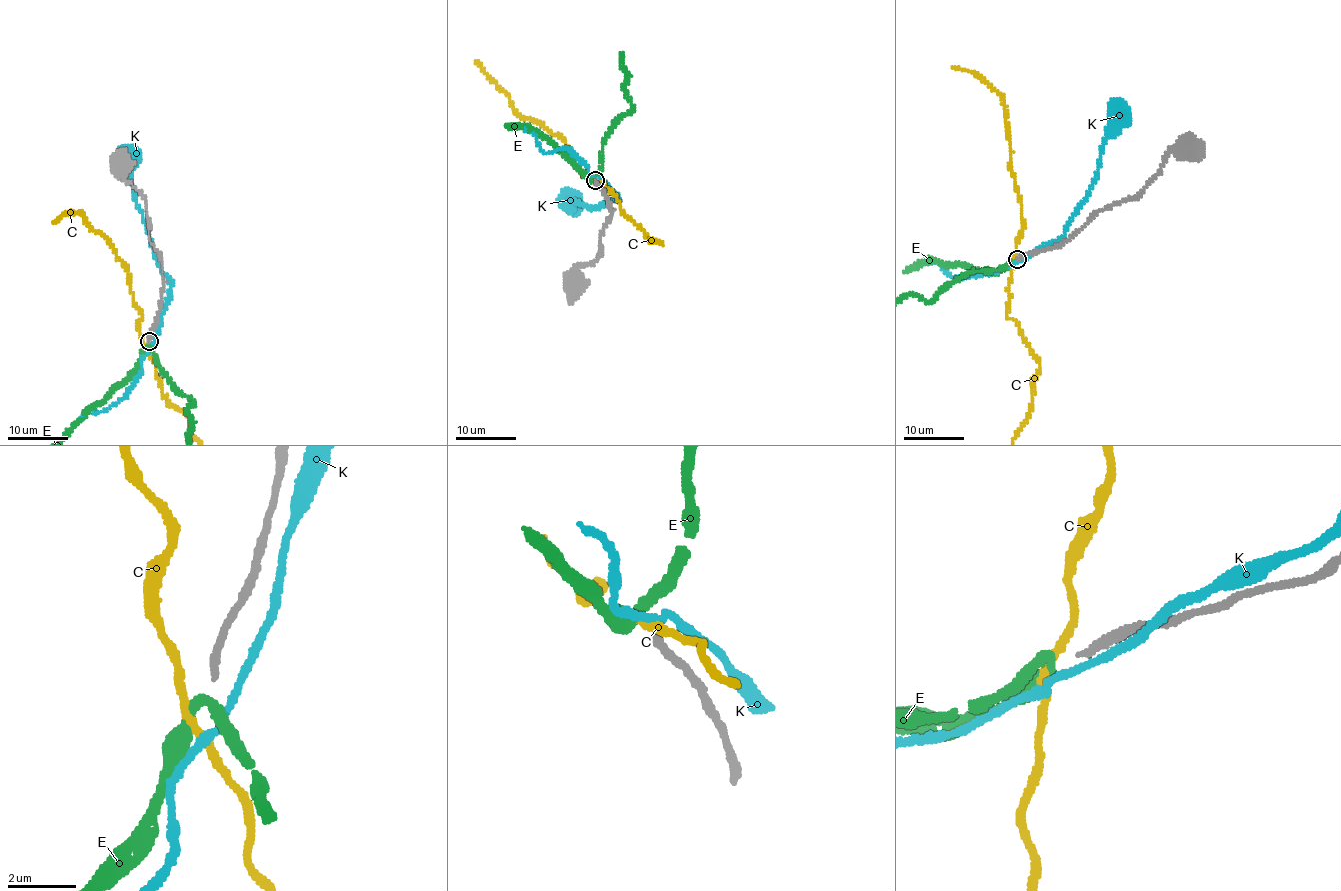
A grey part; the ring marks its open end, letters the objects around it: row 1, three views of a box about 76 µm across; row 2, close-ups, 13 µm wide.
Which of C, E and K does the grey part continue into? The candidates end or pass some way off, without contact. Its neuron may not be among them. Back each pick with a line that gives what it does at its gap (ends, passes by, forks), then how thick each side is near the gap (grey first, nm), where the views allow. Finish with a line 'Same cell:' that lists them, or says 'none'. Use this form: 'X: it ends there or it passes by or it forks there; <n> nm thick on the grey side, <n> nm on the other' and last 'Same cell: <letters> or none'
E: it passes by; 200 nm thick on the grey side, 260 nm on the other
Same cell: E

